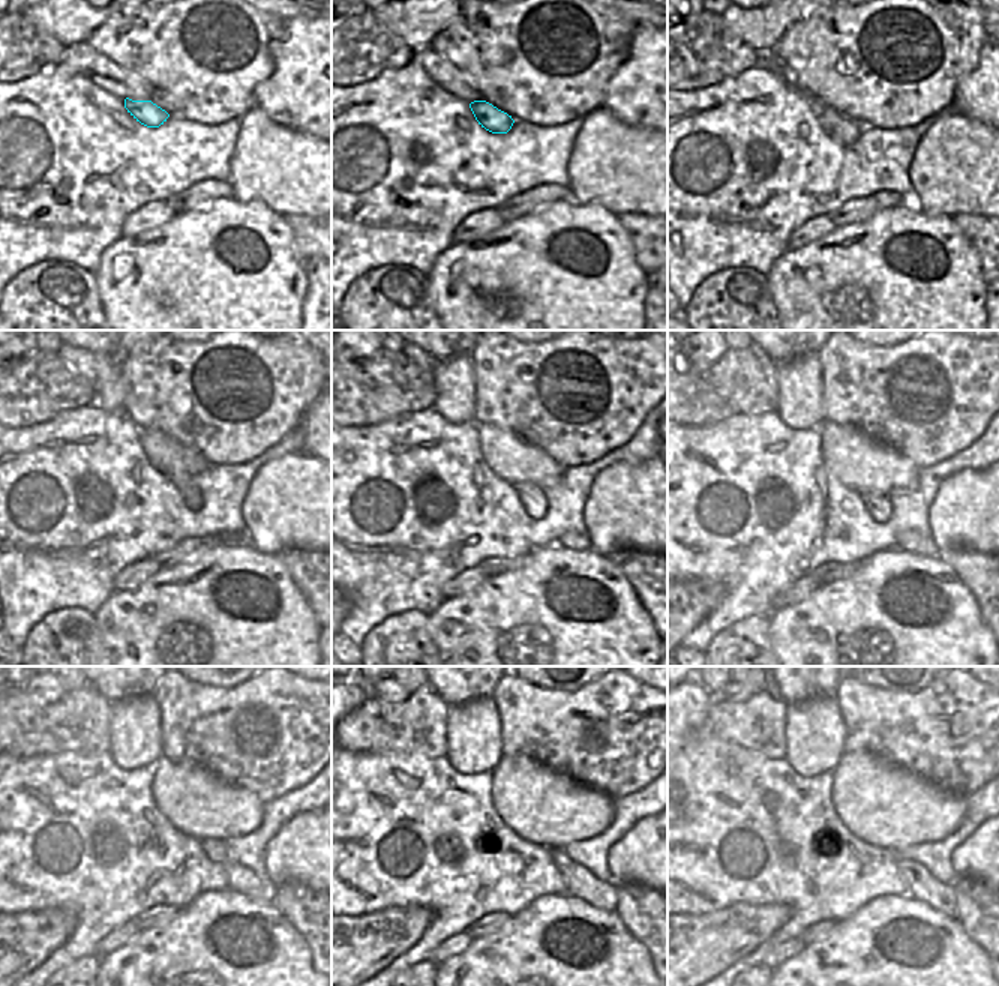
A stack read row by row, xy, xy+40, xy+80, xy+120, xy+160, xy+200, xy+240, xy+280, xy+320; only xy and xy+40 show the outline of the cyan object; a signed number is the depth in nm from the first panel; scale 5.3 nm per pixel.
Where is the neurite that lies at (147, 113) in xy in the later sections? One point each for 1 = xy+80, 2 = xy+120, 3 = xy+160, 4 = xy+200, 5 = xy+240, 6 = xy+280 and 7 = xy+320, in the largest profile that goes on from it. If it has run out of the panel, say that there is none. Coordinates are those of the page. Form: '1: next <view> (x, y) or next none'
1: next xy+80 (843, 131)
2: next xy+120 (183, 482)
3: next xy+160 (531, 497)
4: next xy+200 (879, 508)
5: next xy+240 (240, 878)
6: next xy+280 (581, 883)
7: next xy+320 (921, 886)

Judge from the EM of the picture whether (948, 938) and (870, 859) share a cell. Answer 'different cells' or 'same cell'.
different cells

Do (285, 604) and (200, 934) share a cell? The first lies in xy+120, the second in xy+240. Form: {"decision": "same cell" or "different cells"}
{"decision": "same cell"}

